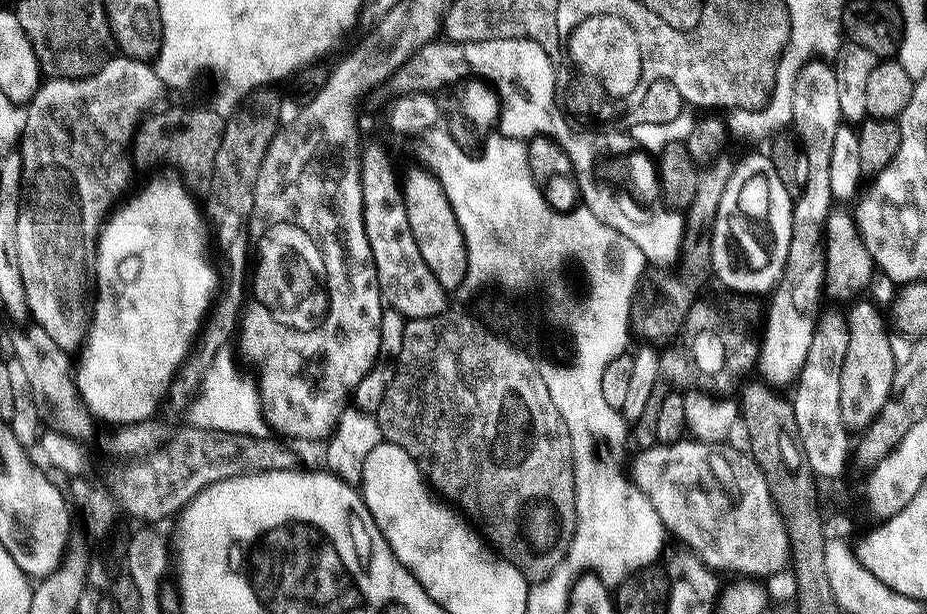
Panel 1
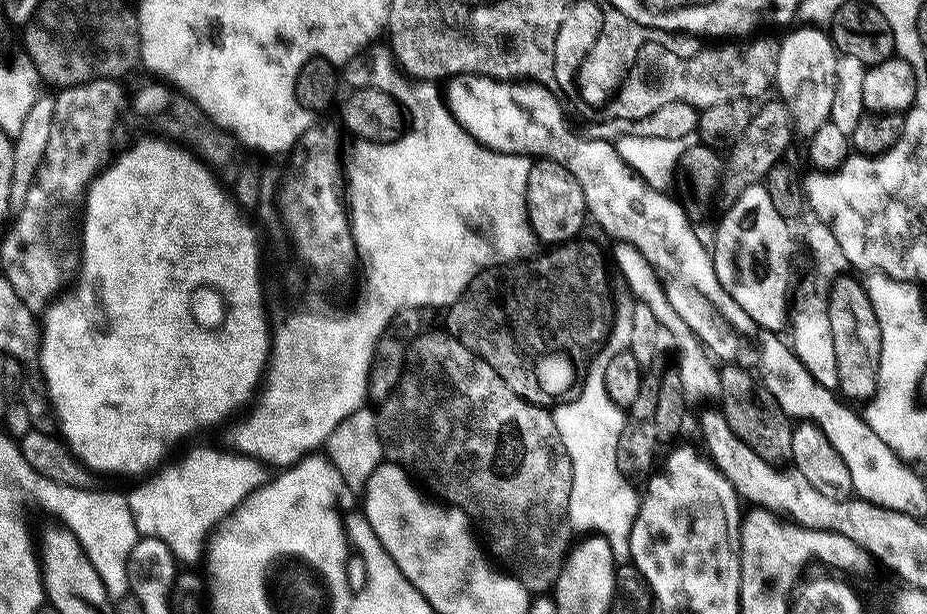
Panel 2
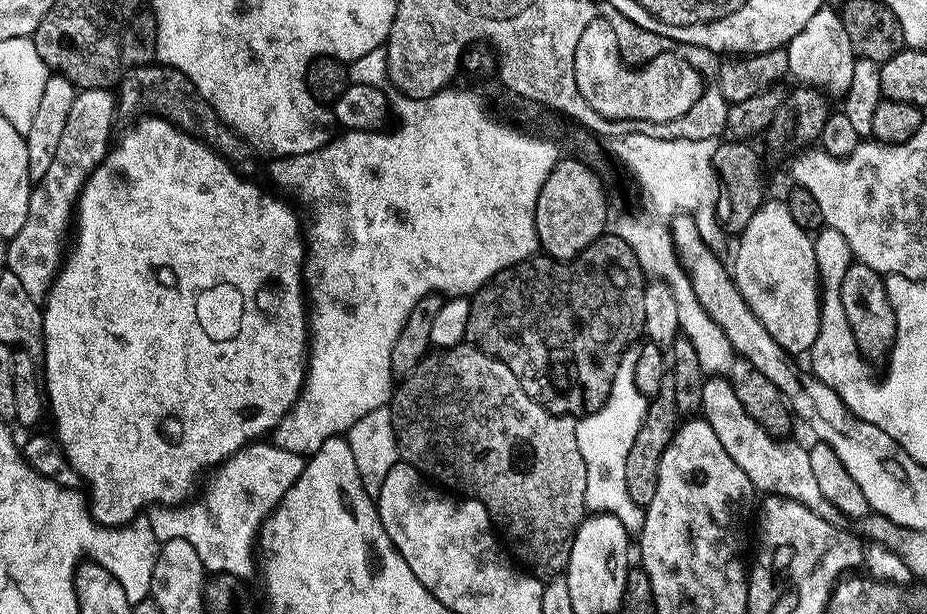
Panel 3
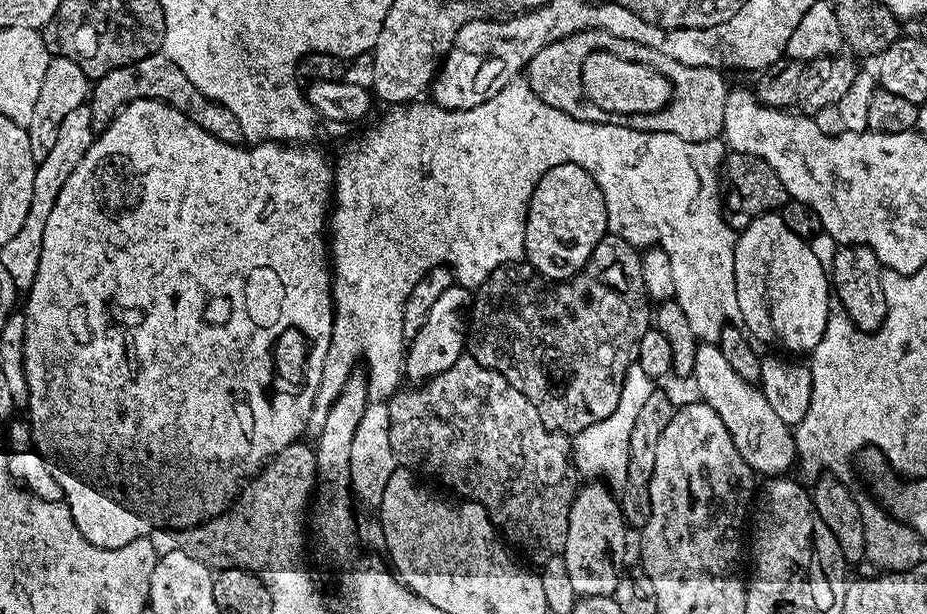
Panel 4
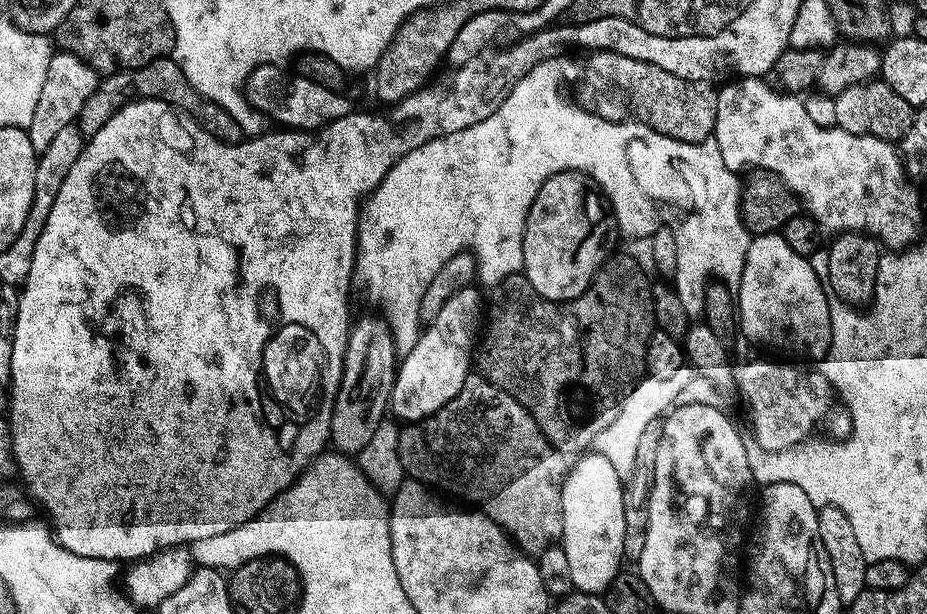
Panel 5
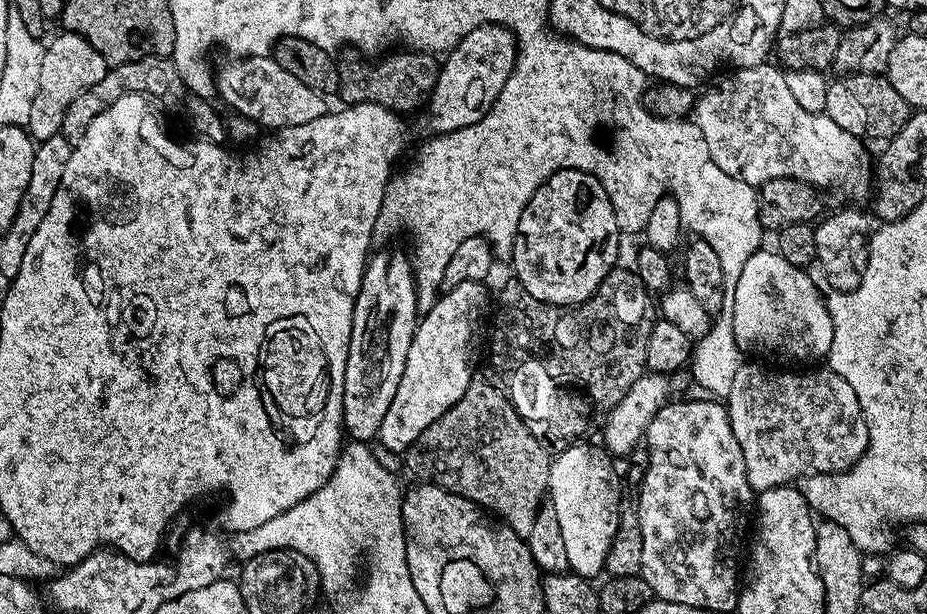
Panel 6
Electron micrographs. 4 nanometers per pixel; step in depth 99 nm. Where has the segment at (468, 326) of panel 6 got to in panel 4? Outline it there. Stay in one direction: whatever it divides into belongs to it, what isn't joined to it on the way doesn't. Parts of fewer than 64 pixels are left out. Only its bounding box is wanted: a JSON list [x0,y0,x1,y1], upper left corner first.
[403,286,474,382]

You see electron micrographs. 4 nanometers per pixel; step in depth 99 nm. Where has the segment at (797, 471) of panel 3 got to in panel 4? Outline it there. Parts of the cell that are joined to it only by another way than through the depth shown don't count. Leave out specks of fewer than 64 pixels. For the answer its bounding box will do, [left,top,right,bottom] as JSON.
[691,343,797,478]

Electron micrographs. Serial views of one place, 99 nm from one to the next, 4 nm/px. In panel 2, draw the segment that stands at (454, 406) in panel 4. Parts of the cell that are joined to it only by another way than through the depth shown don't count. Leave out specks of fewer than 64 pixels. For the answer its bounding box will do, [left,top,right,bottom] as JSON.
[382,330,574,594]

